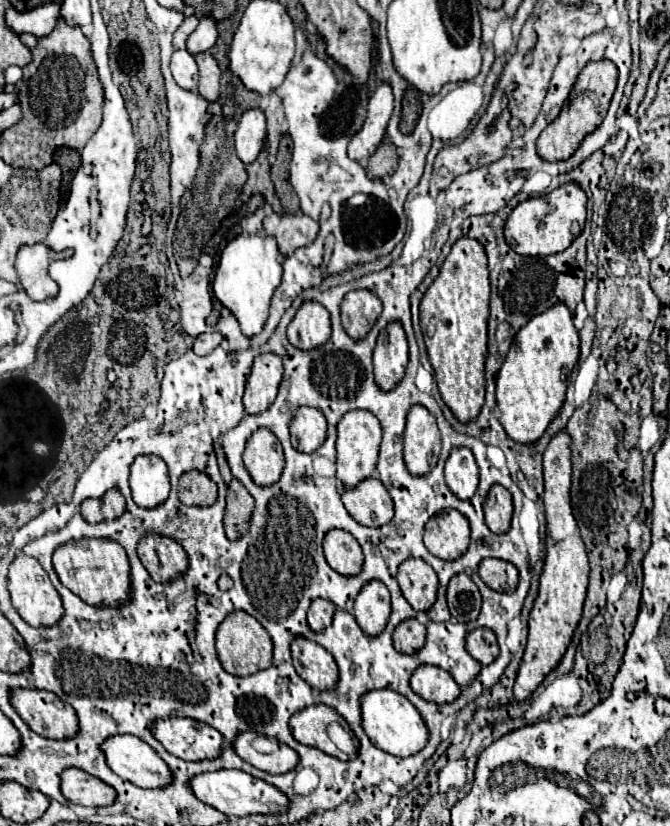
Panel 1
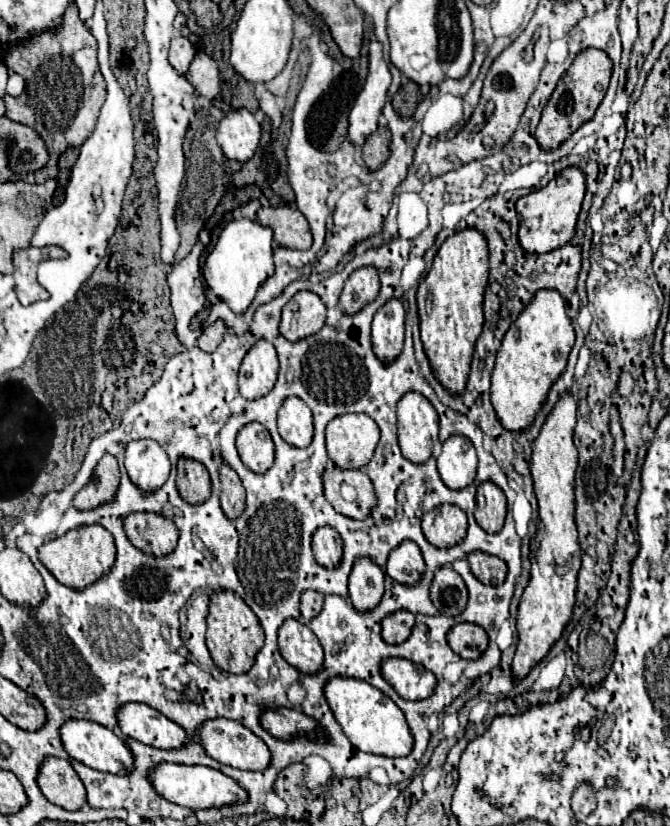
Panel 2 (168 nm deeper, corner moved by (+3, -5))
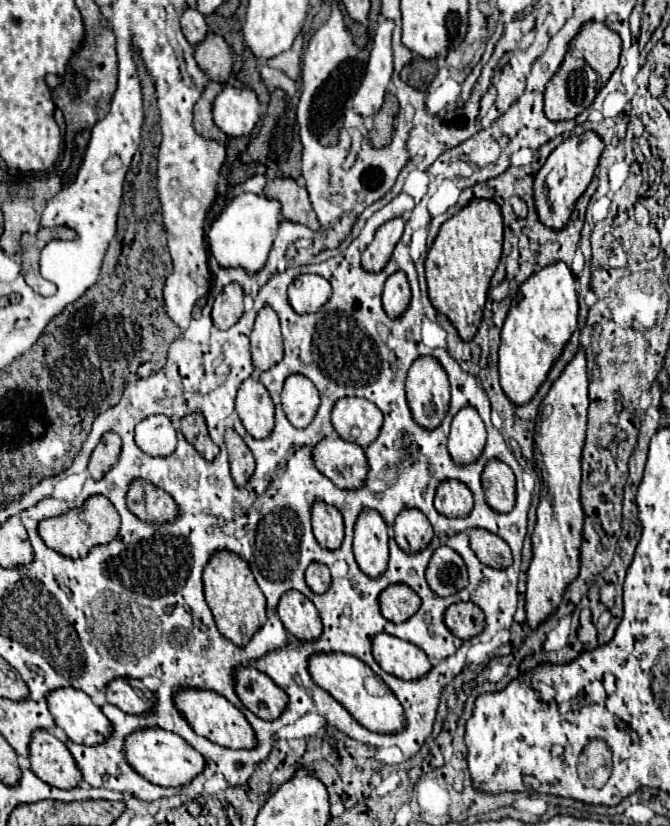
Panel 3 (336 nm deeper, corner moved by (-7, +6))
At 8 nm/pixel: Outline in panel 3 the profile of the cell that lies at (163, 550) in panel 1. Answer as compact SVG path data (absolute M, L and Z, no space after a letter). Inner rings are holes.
M137 479L131 483L127 493L129 511L147 523L167 523L179 517L179 505L163 489Z

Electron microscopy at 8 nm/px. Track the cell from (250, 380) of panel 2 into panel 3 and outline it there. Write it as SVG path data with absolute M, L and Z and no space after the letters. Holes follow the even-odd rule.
M265 307L251 331L251 361L257 373L271 369L283 359L283 337L279 317L271 307Z

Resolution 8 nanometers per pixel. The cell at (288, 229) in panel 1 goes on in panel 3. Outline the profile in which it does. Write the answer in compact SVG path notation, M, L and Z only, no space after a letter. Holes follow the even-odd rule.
M285 177L267 181L265 195L275 197L281 203L283 219L293 221L293 223L301 223L301 225L305 225L313 231L317 231L321 227L319 221L317 221L317 215L311 207L307 189L301 187L297 181L285 179Z

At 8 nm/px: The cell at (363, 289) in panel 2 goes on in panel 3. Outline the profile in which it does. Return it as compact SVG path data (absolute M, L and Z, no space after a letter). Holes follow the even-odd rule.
M399 217L377 229L375 239L363 251L363 257L361 257L363 269L367 269L369 273L379 273L379 269L383 269L383 265L387 265L395 245L399 243L399 239L403 235L403 225L405 225L405 221Z

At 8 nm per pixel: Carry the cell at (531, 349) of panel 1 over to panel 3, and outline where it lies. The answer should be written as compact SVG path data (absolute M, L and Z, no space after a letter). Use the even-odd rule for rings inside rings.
M565 263L547 265L521 285L501 329L499 345L501 387L511 403L525 405L535 397L553 363L561 357L567 341L577 329L579 303L575 289L575 277Z

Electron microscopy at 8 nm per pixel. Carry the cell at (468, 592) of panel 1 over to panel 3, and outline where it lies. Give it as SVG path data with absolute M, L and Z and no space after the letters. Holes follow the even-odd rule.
M441 545L433 553L425 575L427 575L429 587L439 597L449 597L453 593L459 593L469 583L469 575L463 559L459 557L457 551L453 551L447 545Z

